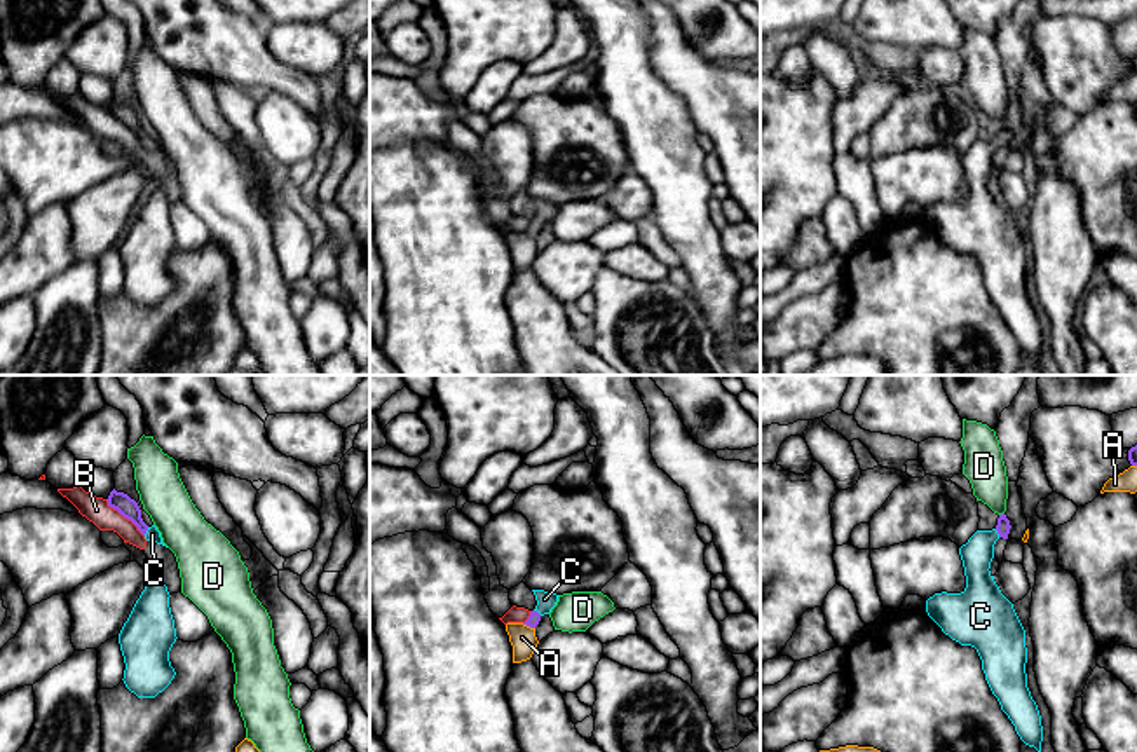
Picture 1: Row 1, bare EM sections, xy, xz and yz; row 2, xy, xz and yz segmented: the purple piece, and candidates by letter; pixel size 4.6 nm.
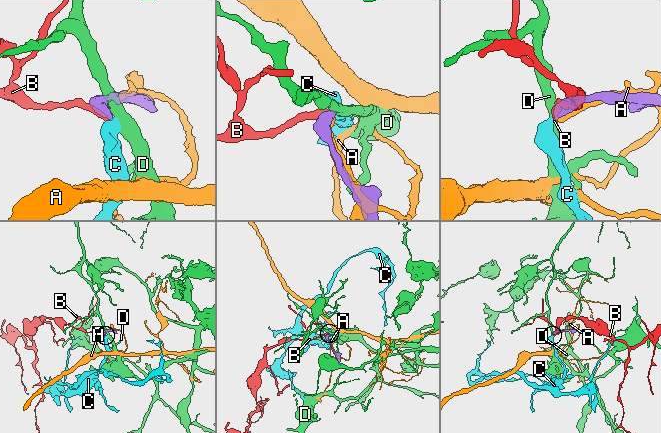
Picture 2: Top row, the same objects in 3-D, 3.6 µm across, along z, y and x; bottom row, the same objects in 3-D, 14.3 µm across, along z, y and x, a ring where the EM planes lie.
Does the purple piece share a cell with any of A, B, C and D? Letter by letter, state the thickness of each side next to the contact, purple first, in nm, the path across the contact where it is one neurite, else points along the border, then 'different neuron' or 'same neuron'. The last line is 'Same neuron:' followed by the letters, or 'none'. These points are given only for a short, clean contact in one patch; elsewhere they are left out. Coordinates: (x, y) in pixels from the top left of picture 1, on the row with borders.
A: calibres 60 and 120 nm; different neuron
B: calibres 90 and 120 nm; border xy (105, 499), (143, 536); different neuron
C: calibres 90 and 70 nm; way xy (122, 503), (147, 529), (152, 534); same neuron
D: calibres 70 and 190 nm; border yz (1003, 512), (1000, 515); different neuron
Same neuron: C

